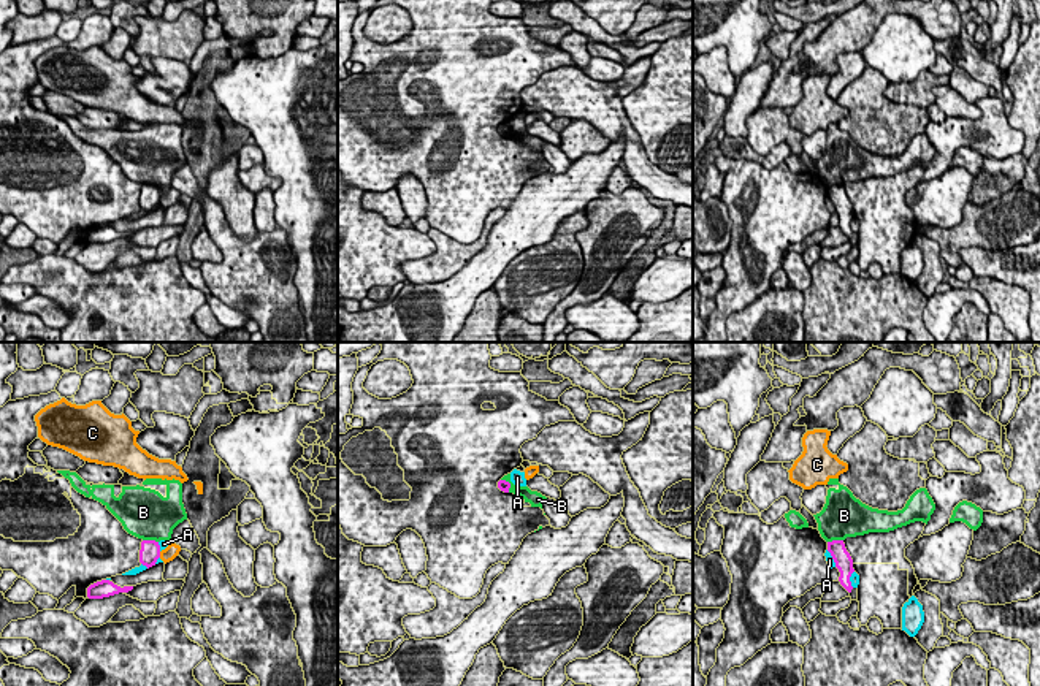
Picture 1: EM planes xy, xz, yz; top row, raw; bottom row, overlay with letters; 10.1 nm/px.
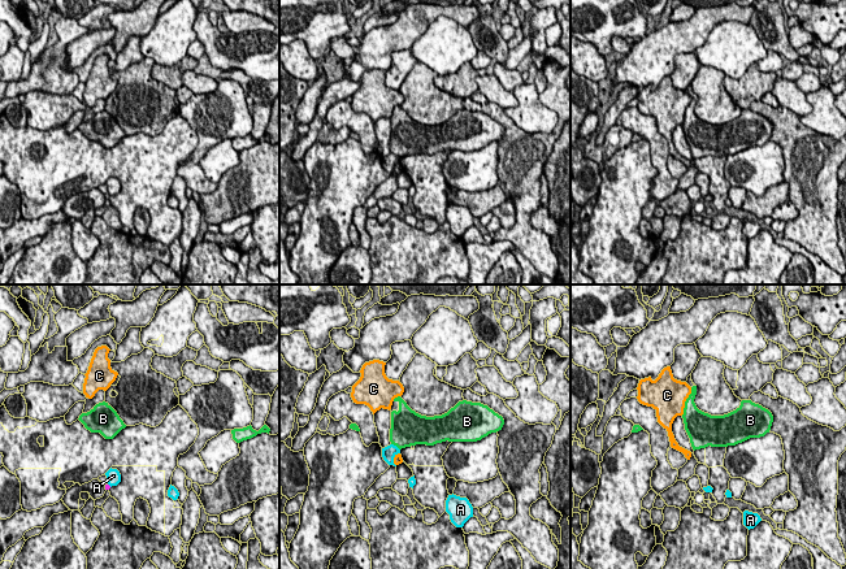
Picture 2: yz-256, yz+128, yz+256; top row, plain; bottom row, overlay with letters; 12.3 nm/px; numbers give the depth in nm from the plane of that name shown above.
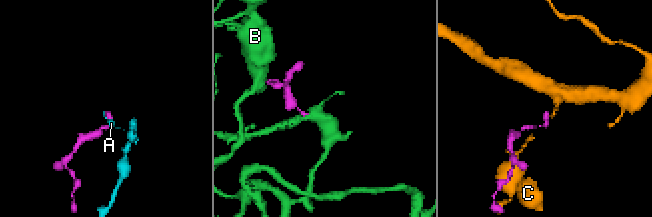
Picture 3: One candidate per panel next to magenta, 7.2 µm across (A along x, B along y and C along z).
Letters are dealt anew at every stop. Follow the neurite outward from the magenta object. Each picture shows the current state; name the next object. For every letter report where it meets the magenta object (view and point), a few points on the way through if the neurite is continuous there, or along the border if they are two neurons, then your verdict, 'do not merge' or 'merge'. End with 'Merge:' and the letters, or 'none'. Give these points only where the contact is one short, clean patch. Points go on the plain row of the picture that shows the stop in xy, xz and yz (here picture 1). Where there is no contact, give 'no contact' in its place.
A: yz (833, 203) | do not merge
B: xy (151, 186) | along xy (143, 184), (157, 187) | do not merge
C: xy (159, 200) | along xy (159, 197), (160, 201) | do not merge
Merge: none

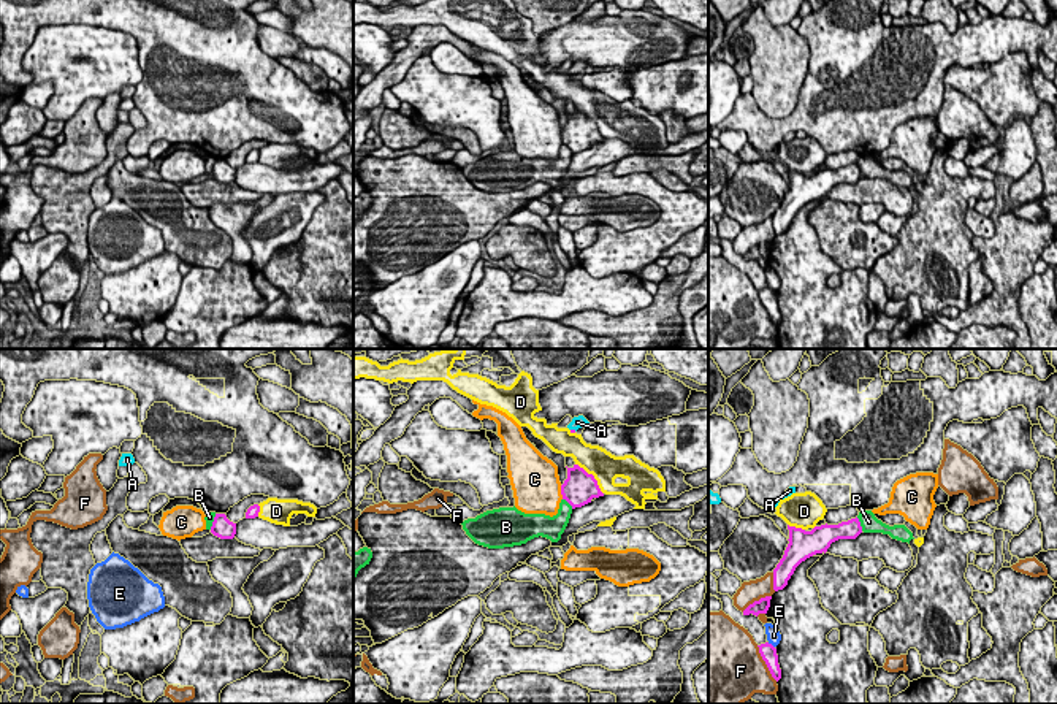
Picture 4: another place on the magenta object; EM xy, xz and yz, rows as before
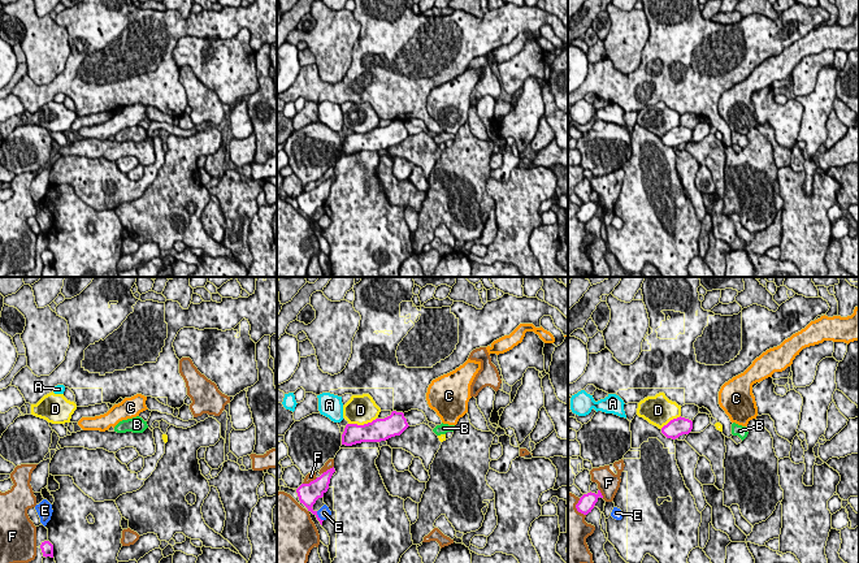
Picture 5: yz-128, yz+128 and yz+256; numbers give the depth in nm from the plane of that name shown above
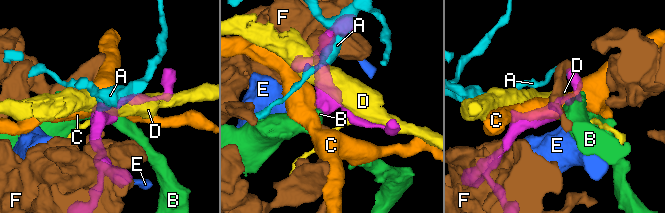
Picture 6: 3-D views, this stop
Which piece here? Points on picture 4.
A: xz (574, 75) | across xz (571, 75), (574, 75), (577, 67) | merge
B: yz (859, 168) | along yz (856, 162), (862, 175) | do not merge
C: xz (561, 137) | along xz (560, 130), (563, 143) | do not merge
D: xz (593, 121) | do not merge
E: yz (770, 289) | along yz (767, 287), (774, 292) | do not merge
F: yz (766, 308) | do not merge
Merge: A

